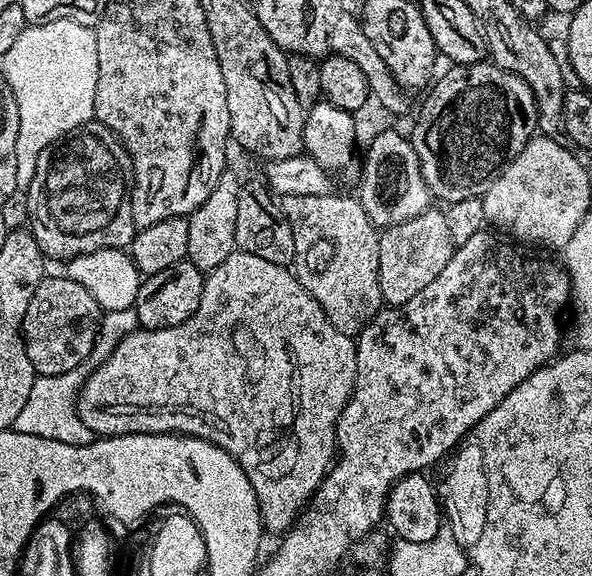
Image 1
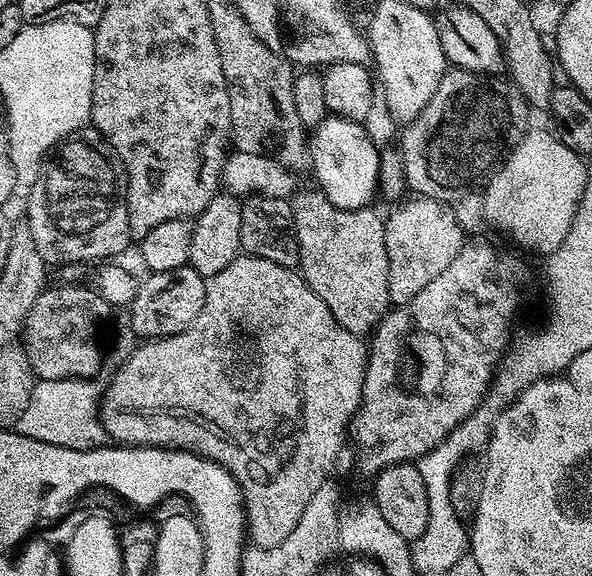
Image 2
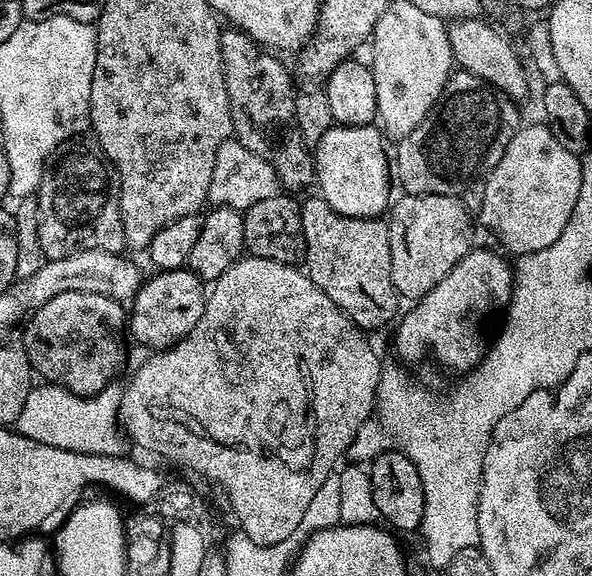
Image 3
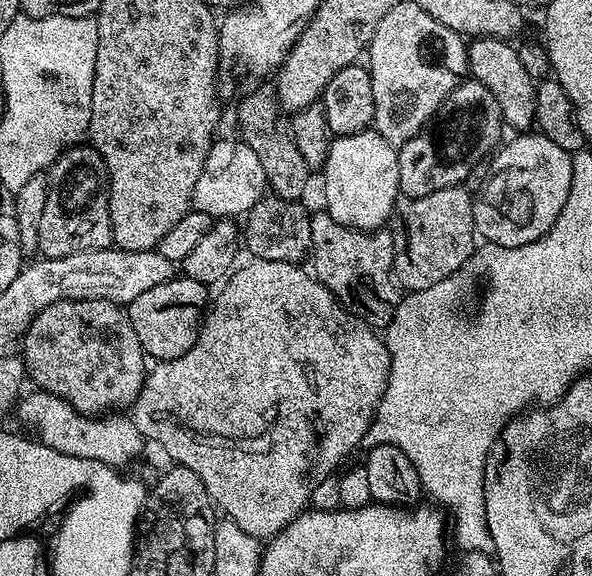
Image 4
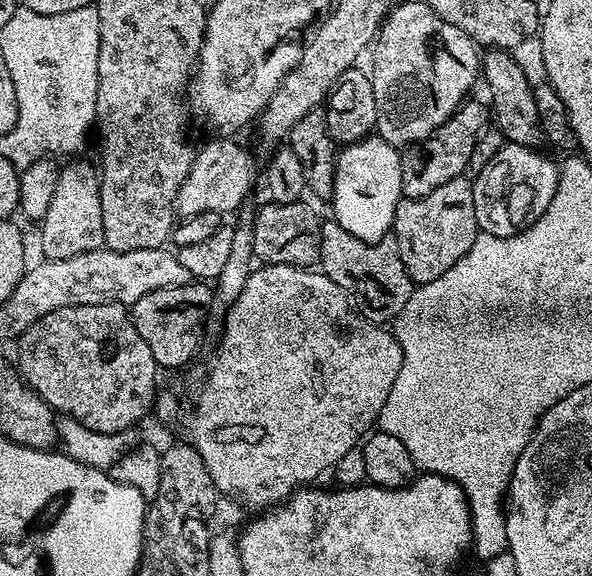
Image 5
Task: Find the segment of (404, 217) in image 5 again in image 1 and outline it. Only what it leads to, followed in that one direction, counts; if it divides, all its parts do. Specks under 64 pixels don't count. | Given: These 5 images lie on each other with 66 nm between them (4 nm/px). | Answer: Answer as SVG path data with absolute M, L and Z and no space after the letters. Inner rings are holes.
M436 206L425 209L408 221L392 227L385 227L380 232L378 246L378 278L385 305L395 306L410 302L414 294L426 290L438 274L450 262L454 245L450 238L450 226L446 224L446 215Z

